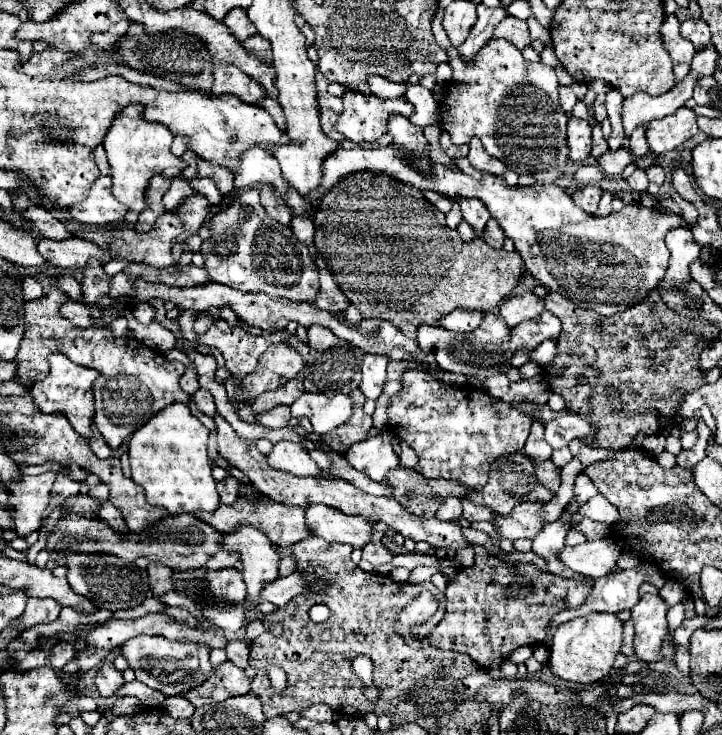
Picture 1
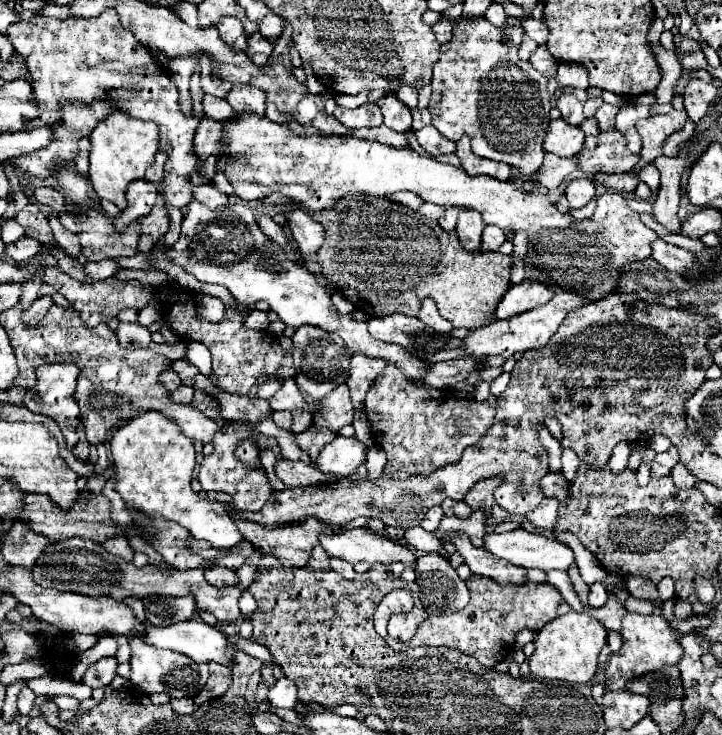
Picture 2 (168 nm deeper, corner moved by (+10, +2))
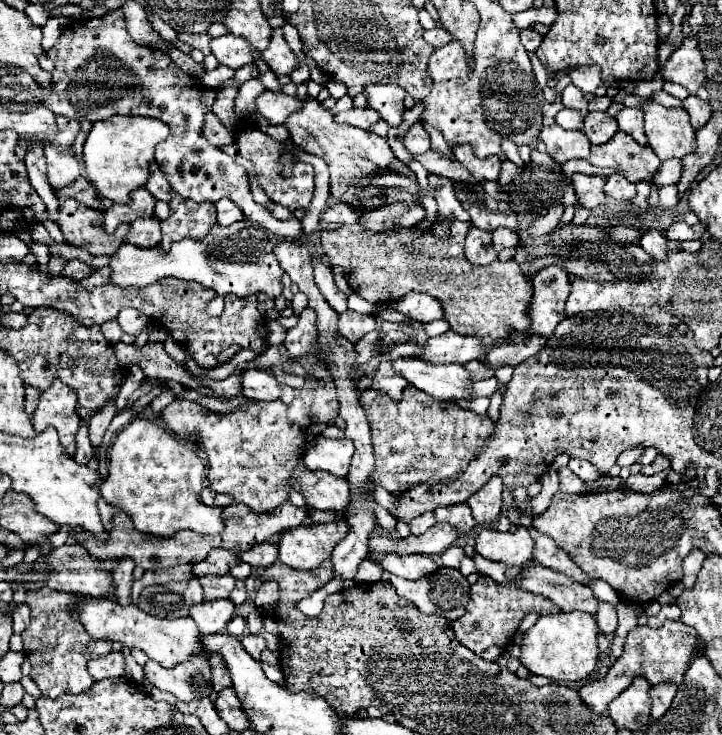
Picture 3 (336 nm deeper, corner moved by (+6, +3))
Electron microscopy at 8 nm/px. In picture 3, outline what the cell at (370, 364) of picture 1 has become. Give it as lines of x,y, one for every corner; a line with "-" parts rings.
389,361
381,363
375,377
365,377
357,383
357,393
361,395
363,391
367,389
377,389
377,391
383,391
387,393
393,401
401,401
401,395
403,395
403,389
409,387
409,381
405,381
405,377
401,377
401,373
397,373
393,369
393,365

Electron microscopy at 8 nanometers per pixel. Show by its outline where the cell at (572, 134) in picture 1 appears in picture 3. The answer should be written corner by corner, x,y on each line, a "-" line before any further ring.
557,123
551,127
543,127
539,139
545,143
547,153
557,163
567,163
571,159
587,159
589,157
589,139
581,131
567,131

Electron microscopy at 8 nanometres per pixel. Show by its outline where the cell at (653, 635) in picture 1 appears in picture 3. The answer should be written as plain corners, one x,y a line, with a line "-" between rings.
665,621
665,625
659,629
653,629
649,625
645,627
637,625
635,629
629,631
623,655
611,665
609,673
599,681
591,681
579,687
577,691
579,699
587,703
595,715
603,715
607,713
607,705
615,697
619,697
619,693
623,693
633,683
633,679
639,675
645,677
651,685
667,683
667,681
681,685
685,671
691,663
691,657
703,655
703,651
705,651
705,645
697,641
697,633
693,633
693,627
685,627
681,621

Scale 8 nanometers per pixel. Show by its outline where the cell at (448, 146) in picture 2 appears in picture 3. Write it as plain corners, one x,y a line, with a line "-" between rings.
417,121
413,123
405,137
403,137
403,145
409,153
427,153
431,149
431,139
429,139
429,133
423,129
423,125

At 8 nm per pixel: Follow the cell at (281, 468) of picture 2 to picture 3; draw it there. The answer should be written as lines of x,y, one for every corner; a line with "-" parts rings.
303,469
299,471
297,475
297,485
307,501
307,505
315,507
315,509
325,509
325,511
345,511
349,507
349,501
351,501
351,493
349,493
349,485
347,485
347,479
339,479
339,477
333,477
329,473
323,473
323,471
309,471
309,469

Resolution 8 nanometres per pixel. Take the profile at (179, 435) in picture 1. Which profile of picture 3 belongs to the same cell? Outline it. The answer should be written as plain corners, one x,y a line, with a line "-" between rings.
133,419
115,439
109,453
109,469
107,479
101,485
101,497
131,517
137,531
155,535
155,537
173,537
173,533
189,529
201,535
213,535
225,529
219,507
207,507
201,501
201,489
203,489
203,461
197,457
195,449
187,443
179,441
177,437
169,435
163,427
149,419

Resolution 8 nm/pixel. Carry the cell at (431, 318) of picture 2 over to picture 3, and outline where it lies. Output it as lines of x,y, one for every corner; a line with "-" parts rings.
419,291
407,293
405,297
401,297
399,301
395,301
389,307
399,313
405,313
405,317
419,321
419,323
429,323
429,321
445,317
441,301
437,301
429,293
419,293

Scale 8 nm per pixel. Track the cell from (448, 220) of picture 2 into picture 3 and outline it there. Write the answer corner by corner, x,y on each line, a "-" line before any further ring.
427,173
427,179
429,179
429,185
437,185
435,201
437,201
437,207
439,207
439,215
443,215
443,217
453,215
455,219
469,221
469,213
461,207
461,203
455,197
451,179
439,177
439,175
433,175
433,173

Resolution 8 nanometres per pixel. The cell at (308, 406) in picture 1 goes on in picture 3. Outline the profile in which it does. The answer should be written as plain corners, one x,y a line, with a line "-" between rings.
247,369
241,381
241,393
253,401
273,401
281,395
281,385
271,371

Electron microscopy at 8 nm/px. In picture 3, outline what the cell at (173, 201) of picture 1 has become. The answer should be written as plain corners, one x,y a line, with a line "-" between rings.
121,9
97,19
85,19
63,31
57,43
47,51
55,61
53,85
43,89
45,107
55,115
65,115
73,121
105,121
113,115
149,115
169,125
169,137
155,149
155,161
167,177
173,191
193,201
219,201
223,197
235,201
245,217
263,229
269,229
279,239
297,241
303,237
299,219
275,219
267,209
257,205
251,195
249,175
235,159
209,145
201,133
203,117
211,111
215,91
205,89
193,75
183,73
165,53
135,43
125,27

